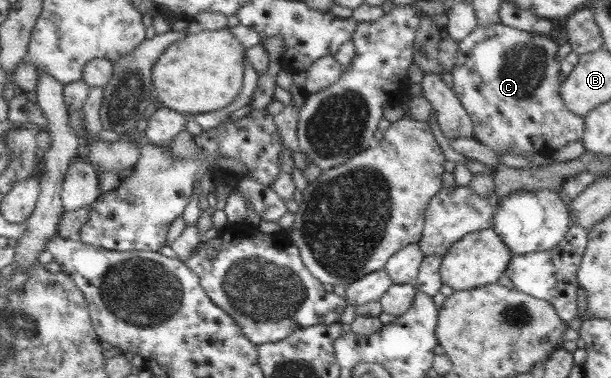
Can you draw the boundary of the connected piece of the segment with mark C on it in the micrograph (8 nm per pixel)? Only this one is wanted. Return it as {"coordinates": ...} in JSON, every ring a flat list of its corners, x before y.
{"coordinates":[[501,23,476,25,458,43,452,75,451,90,466,110,472,122,473,138,497,154,513,150,525,157,533,153,551,156,555,150,582,137,584,122,565,108,559,94,560,68,555,58,558,45,550,34,528,33]]}

